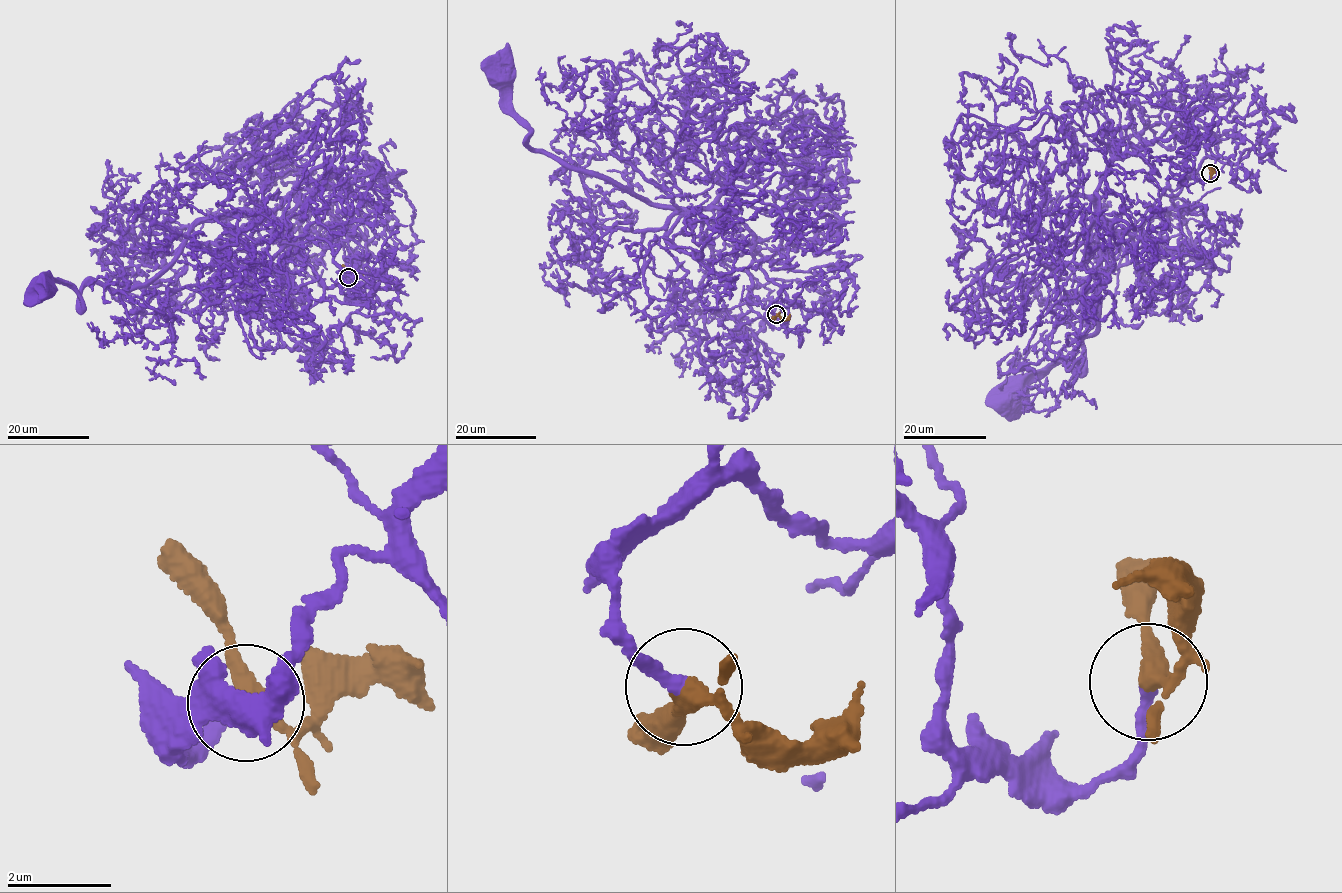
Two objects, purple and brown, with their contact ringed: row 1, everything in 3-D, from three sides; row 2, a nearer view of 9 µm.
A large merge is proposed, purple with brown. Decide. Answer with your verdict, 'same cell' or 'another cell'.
same cell

